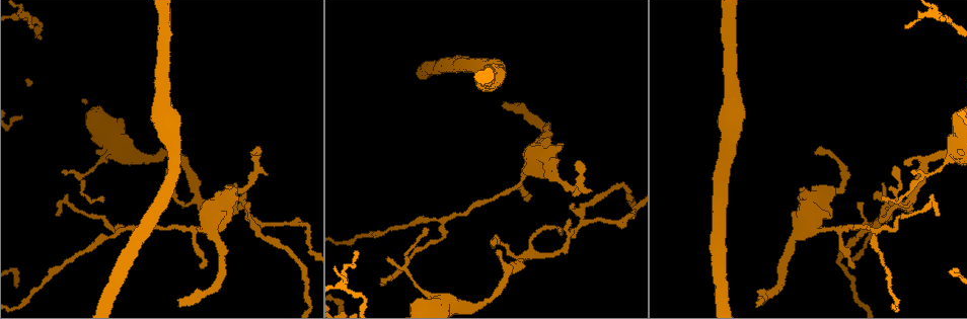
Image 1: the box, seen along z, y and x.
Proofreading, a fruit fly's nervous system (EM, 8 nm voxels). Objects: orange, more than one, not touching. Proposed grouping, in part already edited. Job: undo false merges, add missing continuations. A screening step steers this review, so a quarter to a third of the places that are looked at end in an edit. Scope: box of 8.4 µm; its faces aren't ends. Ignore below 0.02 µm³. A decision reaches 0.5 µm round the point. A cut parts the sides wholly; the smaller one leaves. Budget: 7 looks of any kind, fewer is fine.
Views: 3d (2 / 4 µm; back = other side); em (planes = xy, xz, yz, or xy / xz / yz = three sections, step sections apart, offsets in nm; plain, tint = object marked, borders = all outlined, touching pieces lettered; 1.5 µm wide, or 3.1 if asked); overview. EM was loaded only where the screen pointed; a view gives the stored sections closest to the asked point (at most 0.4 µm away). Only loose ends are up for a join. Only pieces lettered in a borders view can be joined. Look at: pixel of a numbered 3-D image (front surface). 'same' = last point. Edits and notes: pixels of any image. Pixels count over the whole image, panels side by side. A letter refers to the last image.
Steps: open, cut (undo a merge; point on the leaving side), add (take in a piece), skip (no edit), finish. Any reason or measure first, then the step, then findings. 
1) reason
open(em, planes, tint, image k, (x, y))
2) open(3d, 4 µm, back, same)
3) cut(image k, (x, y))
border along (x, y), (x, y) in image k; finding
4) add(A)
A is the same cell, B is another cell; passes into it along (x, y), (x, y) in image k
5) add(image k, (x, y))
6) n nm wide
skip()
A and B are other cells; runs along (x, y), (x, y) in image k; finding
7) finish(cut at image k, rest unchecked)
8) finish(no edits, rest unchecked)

thick end
open(3d, 2 µm, image 1, (560, 148))

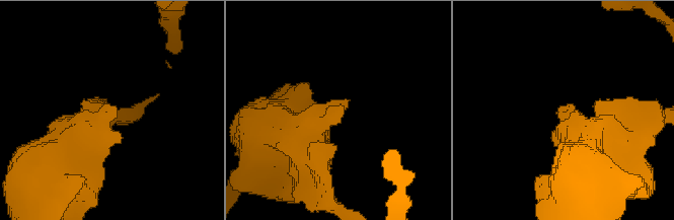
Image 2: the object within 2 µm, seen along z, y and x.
open(em, planes, borders, image 2, (558, 107))

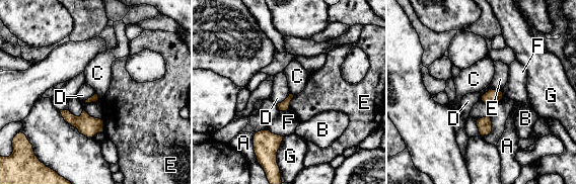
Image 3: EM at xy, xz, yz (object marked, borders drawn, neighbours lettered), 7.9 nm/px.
skip()
A, B, C, D, E, F and G are other cells; border along (290, 93), (277, 104) in image 3; no lettered piece goes on from it

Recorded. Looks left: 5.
free end
open(em, planes, borders, image 1, (569, 220))

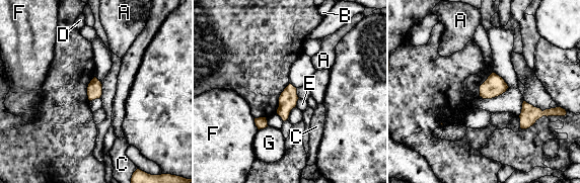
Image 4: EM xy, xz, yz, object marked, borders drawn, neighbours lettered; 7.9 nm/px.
130 nm wide
skip()
A, B, C, D, E, F and G are other cells; border along (299, 98), (295, 106) in image 4; none of them fits

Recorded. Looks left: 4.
long arm stops here
open(em, planes, borders, image 1, (381, 284))

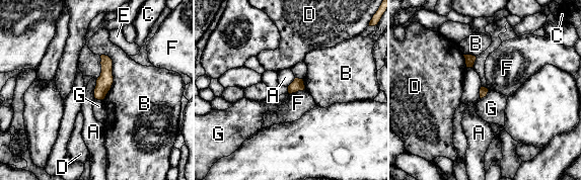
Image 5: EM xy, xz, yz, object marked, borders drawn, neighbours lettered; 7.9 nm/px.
skip()
A, B, C, D, E, F and G are other cells; border along (96, 80), (94, 98) in image 5; none of them fits

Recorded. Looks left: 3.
finish(no edits, rest unchecked)

